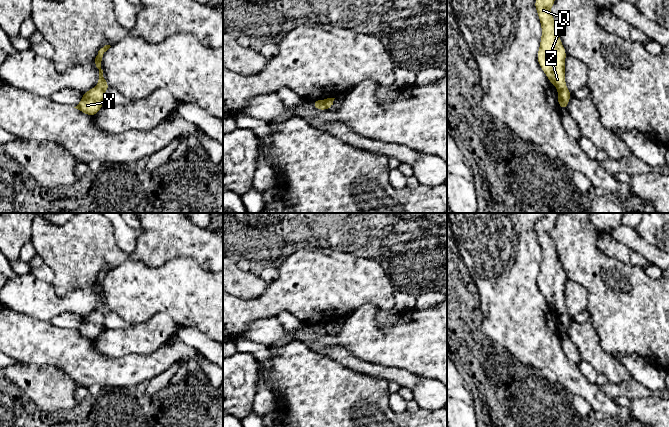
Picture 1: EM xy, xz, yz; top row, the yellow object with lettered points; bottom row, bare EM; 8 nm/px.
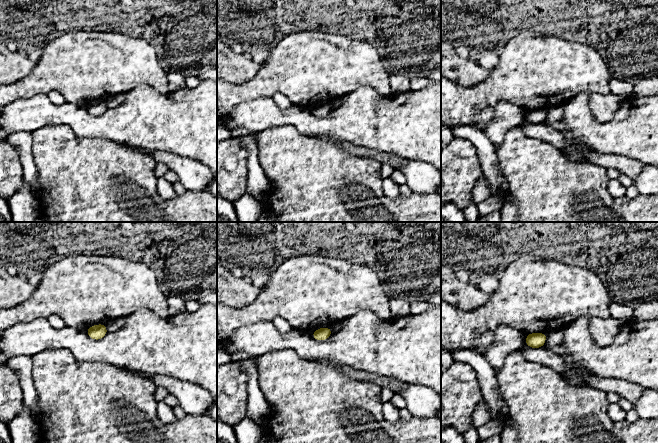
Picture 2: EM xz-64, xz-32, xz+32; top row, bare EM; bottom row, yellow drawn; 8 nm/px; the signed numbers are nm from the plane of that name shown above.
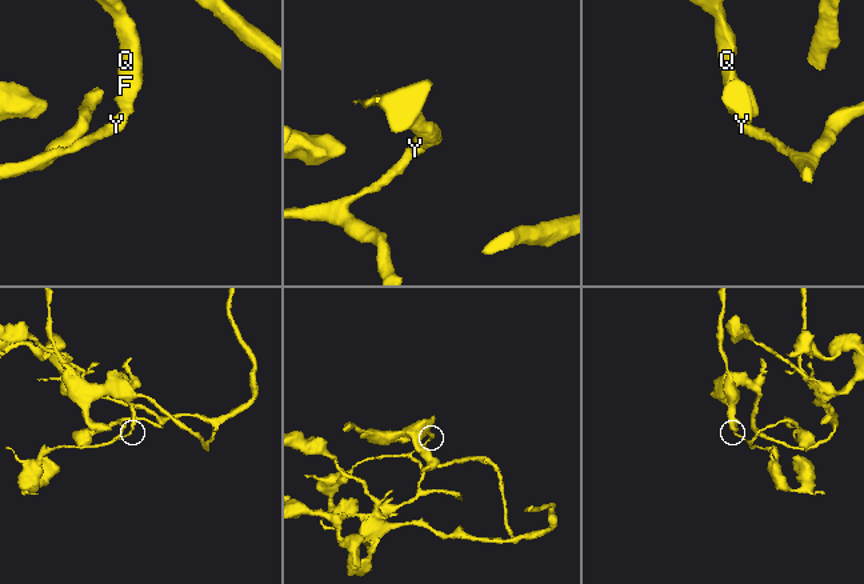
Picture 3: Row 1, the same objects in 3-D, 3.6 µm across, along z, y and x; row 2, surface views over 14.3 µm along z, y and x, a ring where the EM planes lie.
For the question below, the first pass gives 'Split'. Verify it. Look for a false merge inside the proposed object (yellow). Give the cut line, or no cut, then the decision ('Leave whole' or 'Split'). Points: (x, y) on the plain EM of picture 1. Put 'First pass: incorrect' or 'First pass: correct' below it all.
Split along xz (320, 324), (326, 332). Split
First pass: correct

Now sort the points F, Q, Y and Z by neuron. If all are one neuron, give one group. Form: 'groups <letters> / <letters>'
groups F Q Z / Y

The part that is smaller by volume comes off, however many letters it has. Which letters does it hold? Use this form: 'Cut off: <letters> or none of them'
Cut off: Y

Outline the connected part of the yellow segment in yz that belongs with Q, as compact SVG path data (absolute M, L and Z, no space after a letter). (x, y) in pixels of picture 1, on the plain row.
M543 213L543 217L535 224L535 232L542 251L540 272L537 284L548 304L558 315L566 313L565 306L565 282L567 280L556 246L550 232L555 227L555 221L559 213Z

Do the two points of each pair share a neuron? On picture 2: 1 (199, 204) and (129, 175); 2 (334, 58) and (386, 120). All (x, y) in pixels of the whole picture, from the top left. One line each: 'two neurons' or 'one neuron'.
1: one neuron
2: two neurons

